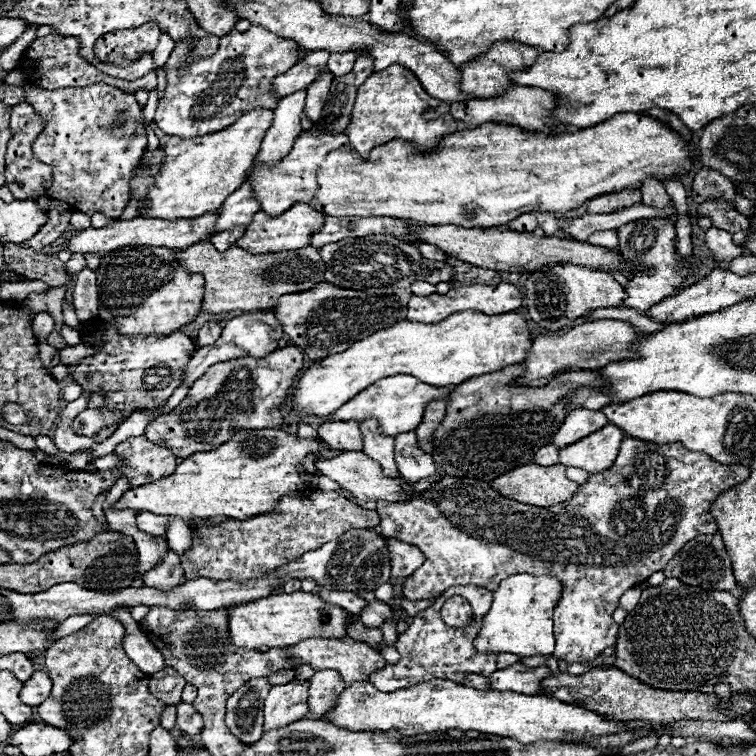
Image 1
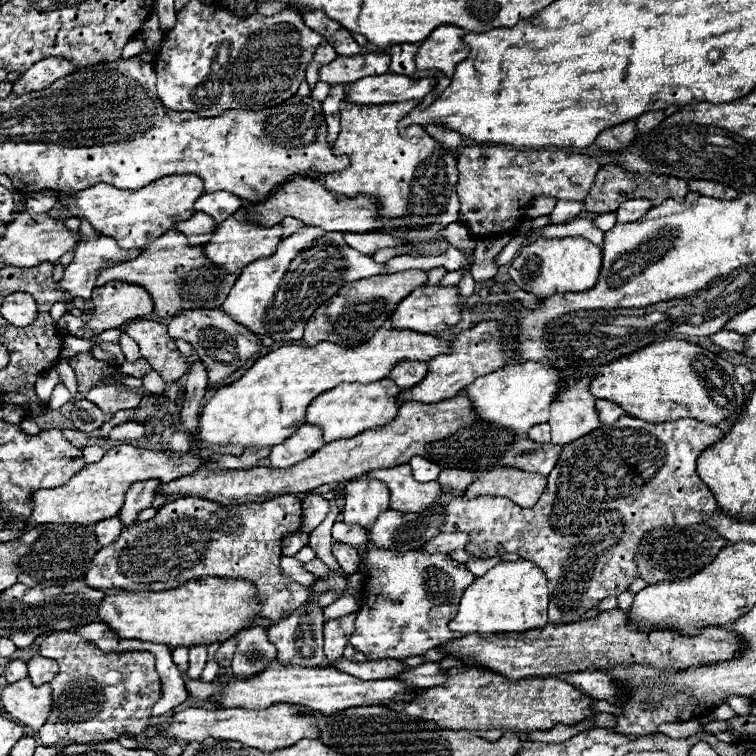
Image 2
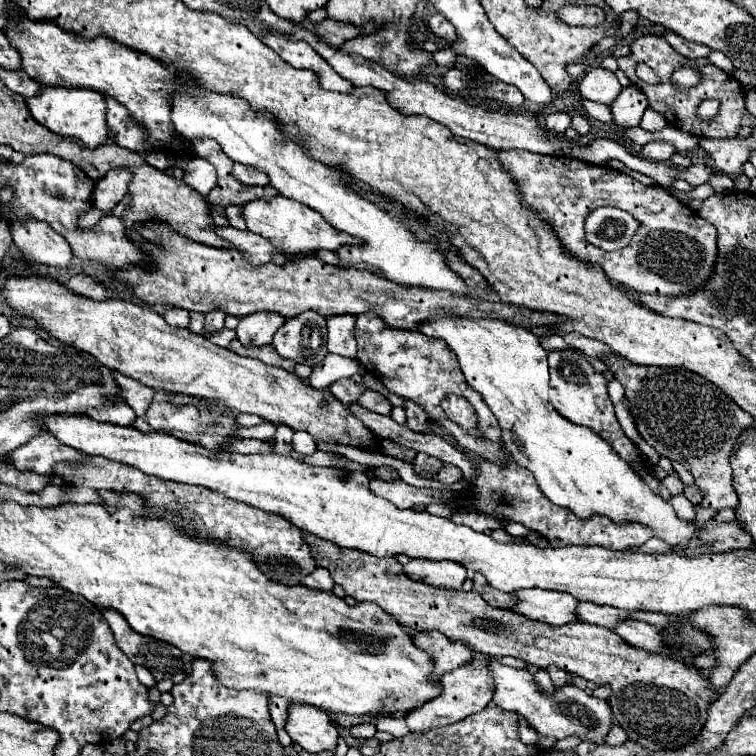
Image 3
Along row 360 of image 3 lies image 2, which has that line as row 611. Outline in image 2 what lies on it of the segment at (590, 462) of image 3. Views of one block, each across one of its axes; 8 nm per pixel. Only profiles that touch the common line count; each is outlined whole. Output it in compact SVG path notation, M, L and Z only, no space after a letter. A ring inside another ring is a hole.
M516 560L516 562L500 562L498 566L490 568L484 576L476 578L472 586L466 588L458 614L448 624L452 630L462 634L504 634L504 632L528 632L532 628L544 628L548 624L548 588L546 588L546 574L532 564L530 560Z

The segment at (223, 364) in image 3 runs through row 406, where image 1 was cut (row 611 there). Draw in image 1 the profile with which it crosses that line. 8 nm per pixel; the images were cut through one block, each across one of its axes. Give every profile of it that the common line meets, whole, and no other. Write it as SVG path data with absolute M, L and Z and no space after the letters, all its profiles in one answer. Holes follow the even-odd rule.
M292 592L292 594L272 594L268 598L226 608L230 612L230 634L234 646L244 648L290 648L308 638L332 638L348 636L348 612L344 608L332 606L316 594Z

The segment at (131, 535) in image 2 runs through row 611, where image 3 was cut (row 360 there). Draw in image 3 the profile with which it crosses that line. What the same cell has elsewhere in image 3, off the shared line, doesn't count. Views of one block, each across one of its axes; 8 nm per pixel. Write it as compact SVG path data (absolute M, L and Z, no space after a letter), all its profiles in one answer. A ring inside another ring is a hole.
M234 338L228 348L238 350L238 354L244 354L244 356L260 358L264 364L276 364L276 366L288 370L288 372L294 372L294 368L296 368L296 362L294 362L294 360L288 360L288 358L282 358L282 356L272 348L272 344L270 344L270 346L258 346L258 348L254 348L254 346L244 346L244 344L240 344L240 340Z

